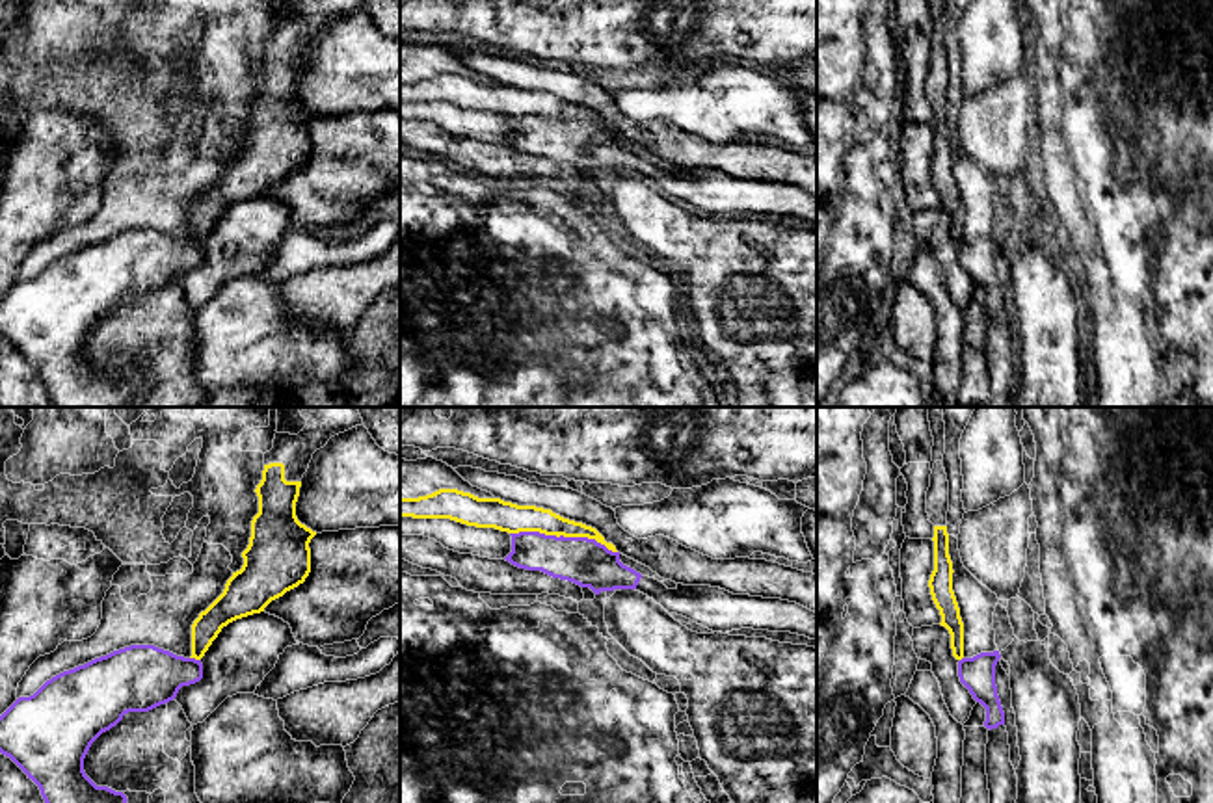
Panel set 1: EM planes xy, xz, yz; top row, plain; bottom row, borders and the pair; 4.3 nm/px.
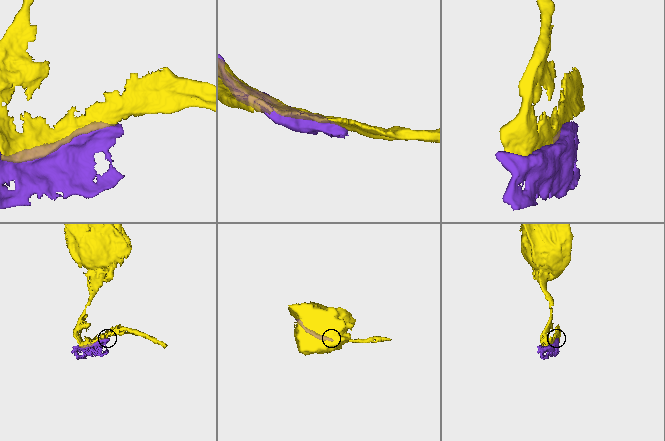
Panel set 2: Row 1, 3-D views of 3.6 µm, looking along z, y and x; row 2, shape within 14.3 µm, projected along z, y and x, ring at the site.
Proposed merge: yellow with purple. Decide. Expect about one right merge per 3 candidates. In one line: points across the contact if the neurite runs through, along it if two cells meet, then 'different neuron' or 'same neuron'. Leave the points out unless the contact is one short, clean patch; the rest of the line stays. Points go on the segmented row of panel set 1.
different neuron

